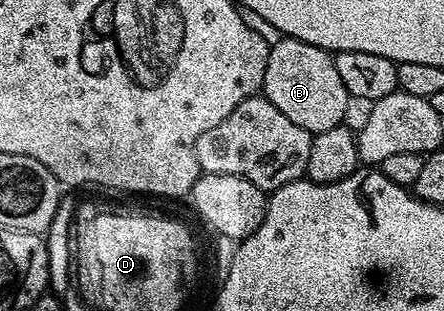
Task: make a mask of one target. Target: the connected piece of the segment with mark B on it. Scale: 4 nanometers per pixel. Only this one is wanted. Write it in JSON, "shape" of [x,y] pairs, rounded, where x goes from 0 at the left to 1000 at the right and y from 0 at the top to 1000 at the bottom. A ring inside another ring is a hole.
{"shape":[[[649,119],[626,129],[606,154],[592,283],[597,315],[628,350],[628,363],[640,363],[651,386],[664,389],[664,402],[705,434],[770,405],[779,392],[777,367],[786,357],[791,309],[755,225],[750,177],[723,151],[691,145],[691,132]]]}

